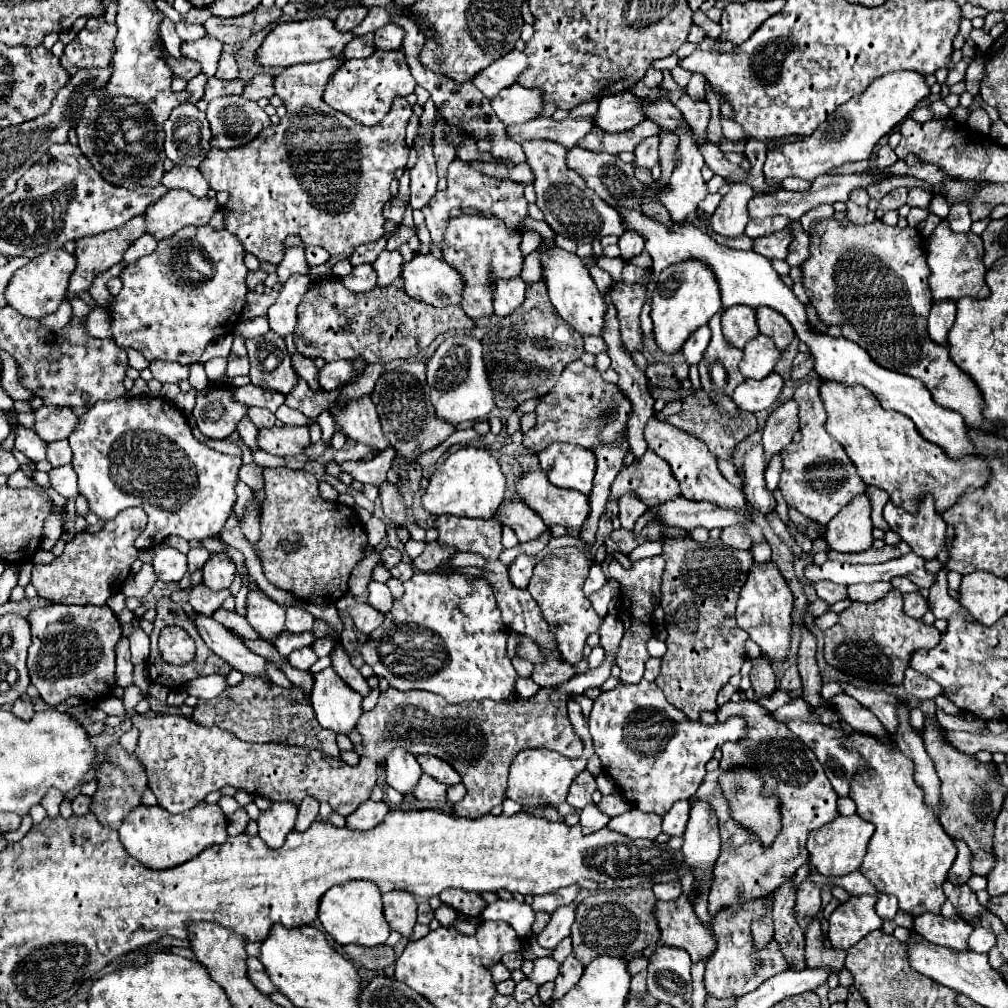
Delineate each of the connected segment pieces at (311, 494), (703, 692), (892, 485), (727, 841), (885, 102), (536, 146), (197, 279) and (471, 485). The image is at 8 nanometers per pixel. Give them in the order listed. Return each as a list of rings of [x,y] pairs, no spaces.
[[[290,467],[264,469],[264,493],[260,531],[262,537],[256,543],[256,551],[262,559],[266,579],[278,589],[294,593],[298,599],[312,605],[334,605],[340,597],[348,593],[348,577],[352,567],[364,557],[368,537],[356,509],[344,503],[324,501],[318,493],[318,481],[308,471],[298,471]]]
[[[662,521],[658,525],[662,557],[666,559],[660,605],[666,615],[668,651],[662,657],[662,669],[654,683],[662,689],[668,703],[698,719],[700,711],[714,711],[718,707],[716,693],[746,661],[744,643],[748,633],[736,627],[734,611],[752,567],[752,555],[750,551],[714,545],[712,541],[698,543],[688,531],[664,525]]]
[[[828,381],[820,391],[824,397],[824,409],[828,411],[826,431],[844,447],[862,481],[884,489],[892,503],[908,513],[916,513],[920,501],[930,493],[938,515],[942,515],[948,507],[960,501],[962,495],[988,485],[992,473],[986,461],[980,457],[948,457],[940,445],[926,441],[918,433],[910,417],[882,409],[878,399],[866,387],[846,387],[842,383]]]
[[[742,699],[738,703],[728,701],[722,707],[718,707],[716,715],[720,721],[728,719],[730,715],[746,717],[748,737],[738,743],[724,743],[720,769],[744,765],[758,771],[766,783],[764,793],[780,797],[782,831],[778,833],[776,841],[770,847],[762,847],[752,833],[736,825],[728,815],[728,803],[724,801],[718,787],[718,773],[716,771],[706,773],[702,785],[694,793],[696,795],[694,799],[702,799],[712,805],[712,809],[718,815],[720,839],[722,839],[722,851],[714,863],[714,871],[712,871],[714,879],[708,897],[708,913],[712,917],[716,917],[716,913],[720,913],[722,909],[730,909],[732,913],[738,913],[742,905],[746,905],[748,901],[754,901],[764,893],[772,893],[782,883],[790,881],[796,869],[808,863],[808,849],[806,849],[808,833],[838,817],[838,803],[836,803],[838,795],[834,797],[834,789],[828,777],[824,775],[822,765],[818,763],[816,755],[786,725],[776,725],[776,721],[768,717],[768,711],[764,707],[756,705],[750,699]]]
[[[888,73],[878,77],[862,95],[840,105],[810,137],[802,137],[796,143],[786,143],[768,149],[764,163],[764,181],[776,191],[786,177],[800,177],[806,181],[816,179],[844,163],[864,161],[872,155],[876,143],[890,133],[906,115],[916,107],[920,99],[930,93],[930,87],[924,83],[920,73]]]
[[[532,139],[532,141],[522,141],[528,165],[532,167],[536,181],[534,189],[538,195],[538,209],[544,213],[546,223],[560,235],[572,239],[572,241],[584,241],[592,243],[594,239],[600,239],[604,235],[622,235],[626,231],[624,221],[620,219],[620,213],[600,201],[600,197],[592,195],[590,189],[584,185],[584,179],[578,173],[572,173],[564,165],[564,155],[566,147],[556,143],[556,141],[542,141],[542,139]]]
[[[210,225],[184,227],[176,235],[158,241],[154,253],[130,263],[120,275],[124,287],[110,305],[110,329],[114,333],[114,341],[124,349],[132,347],[140,351],[148,361],[164,359],[176,361],[180,365],[196,363],[202,357],[206,345],[228,335],[234,321],[242,313],[248,293],[248,269],[244,265],[244,253],[244,247],[240,241],[236,241],[236,237],[232,237],[232,233],[226,229],[216,231]]]
[[[462,447],[460,451],[448,455],[448,459],[432,473],[428,489],[422,495],[422,507],[432,515],[492,519],[504,501],[504,493],[506,477],[500,469],[498,459],[488,449]]]

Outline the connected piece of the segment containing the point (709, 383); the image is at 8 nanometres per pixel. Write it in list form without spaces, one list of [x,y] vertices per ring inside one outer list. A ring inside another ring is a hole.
[[[720,313],[712,317],[708,327],[712,329],[712,339],[708,349],[704,351],[702,361],[698,363],[702,389],[708,393],[720,413],[734,415],[740,409],[736,403],[732,403],[730,395],[744,381],[744,377],[738,373],[742,351],[728,347],[728,343],[724,341],[720,329]]]

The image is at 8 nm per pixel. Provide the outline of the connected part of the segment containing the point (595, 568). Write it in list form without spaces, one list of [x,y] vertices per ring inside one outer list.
[[[592,561],[592,567],[590,567],[590,573],[588,573],[588,579],[586,579],[586,583],[584,583],[584,595],[590,597],[590,595],[592,595],[594,591],[598,591],[604,583],[606,583],[606,575],[604,575],[600,563]]]

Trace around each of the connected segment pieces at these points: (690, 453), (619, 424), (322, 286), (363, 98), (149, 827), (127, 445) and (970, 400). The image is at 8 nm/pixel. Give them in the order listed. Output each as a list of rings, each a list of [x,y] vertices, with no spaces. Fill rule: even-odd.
[[[652,417],[652,421],[646,425],[644,431],[646,439],[648,439],[648,447],[652,451],[656,451],[662,459],[668,461],[668,465],[672,467],[672,475],[680,481],[680,489],[682,489],[682,497],[690,499],[690,501],[708,501],[718,505],[720,509],[734,509],[740,511],[748,505],[742,489],[730,485],[722,473],[718,471],[716,465],[716,457],[708,451],[708,447],[704,445],[704,441],[696,439],[694,435],[688,435],[676,427],[672,427],[670,423],[658,421]]]
[[[576,361],[564,369],[552,393],[540,397],[534,413],[536,413],[536,425],[528,433],[524,433],[522,445],[530,453],[538,455],[556,441],[580,445],[586,449],[604,443],[618,443],[626,433],[628,419],[632,413],[632,403],[618,385],[606,383],[594,367]]]
[[[322,277],[310,285],[306,295],[298,305],[298,325],[294,331],[294,343],[298,353],[304,357],[316,359],[322,357],[324,361],[336,359],[356,359],[362,357],[366,363],[390,363],[394,359],[410,359],[422,349],[426,349],[440,333],[452,333],[456,329],[470,329],[474,321],[466,317],[460,307],[436,309],[432,305],[424,305],[420,301],[412,301],[404,293],[404,279],[392,281],[388,287],[372,289],[372,301],[368,301],[368,293],[352,293],[348,291],[338,277]]]
[[[376,49],[374,55],[368,59],[346,61],[336,71],[336,77],[332,77],[332,81],[326,85],[324,101],[332,109],[346,113],[362,125],[378,125],[390,111],[394,97],[408,97],[414,91],[414,87],[416,81],[412,81],[412,73],[408,73],[404,53]]]
[[[206,801],[198,803],[194,809],[180,815],[172,815],[160,805],[138,805],[124,817],[118,833],[126,851],[144,867],[170,869],[190,861],[202,849],[214,843],[224,843],[228,837],[226,825],[228,821],[220,805],[210,805]]]
[[[162,397],[98,401],[80,417],[68,441],[74,455],[72,467],[78,475],[80,495],[88,499],[92,513],[96,513],[102,521],[108,521],[128,507],[142,507],[146,511],[148,525],[136,539],[138,549],[150,549],[170,535],[178,535],[186,541],[212,537],[222,531],[224,523],[232,515],[232,507],[236,503],[234,489],[238,485],[242,459],[214,451],[198,441],[188,427],[188,419],[172,401]]]
[[[820,219],[816,225],[812,225],[810,257],[802,263],[800,269],[804,277],[802,285],[824,323],[838,325],[842,329],[842,335],[866,349],[878,365],[920,379],[938,405],[958,411],[968,425],[976,425],[978,429],[992,433],[992,425],[988,425],[988,421],[984,421],[982,417],[984,401],[980,397],[980,391],[976,389],[976,385],[972,385],[970,377],[960,371],[950,359],[948,347],[936,345],[928,337],[926,317],[932,309],[932,295],[928,293],[924,239],[918,229],[900,229],[898,225],[886,225],[880,219],[868,225],[852,225],[848,219]]]

